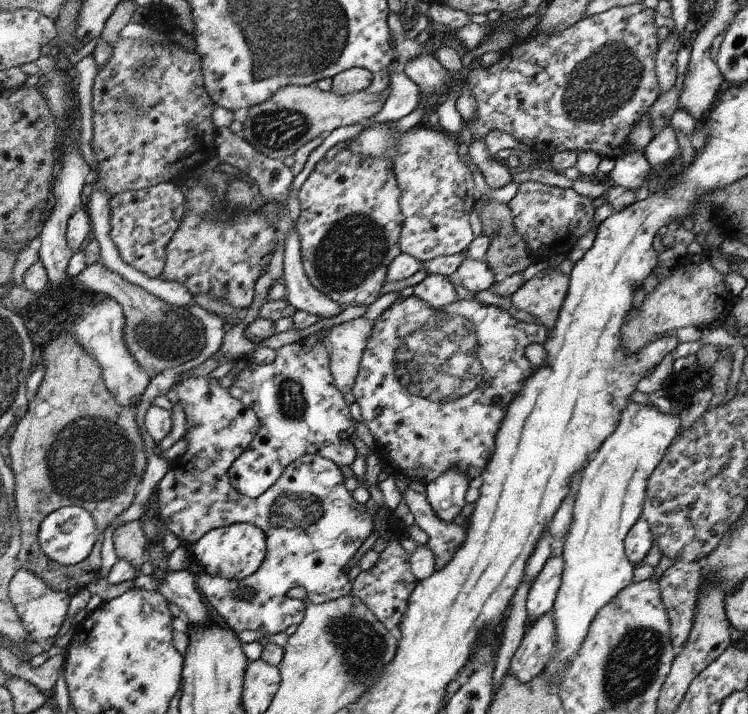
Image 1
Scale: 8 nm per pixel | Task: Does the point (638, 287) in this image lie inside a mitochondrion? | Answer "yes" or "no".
no

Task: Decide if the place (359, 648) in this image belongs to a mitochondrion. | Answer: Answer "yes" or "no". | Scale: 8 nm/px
yes

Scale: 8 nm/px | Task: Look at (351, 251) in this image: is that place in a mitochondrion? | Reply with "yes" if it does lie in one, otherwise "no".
yes

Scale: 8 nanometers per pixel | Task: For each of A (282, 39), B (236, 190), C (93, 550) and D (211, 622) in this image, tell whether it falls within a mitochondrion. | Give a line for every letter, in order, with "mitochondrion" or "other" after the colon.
A: mitochondrion
B: other
C: other
D: other

